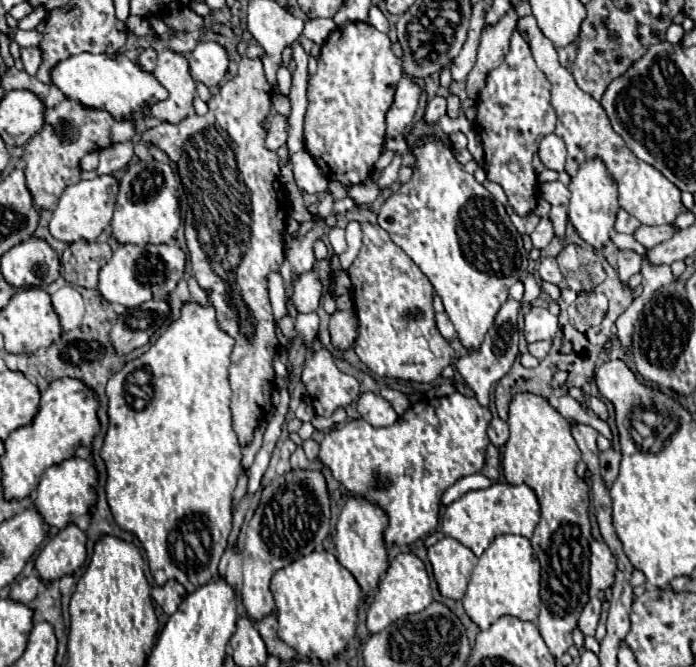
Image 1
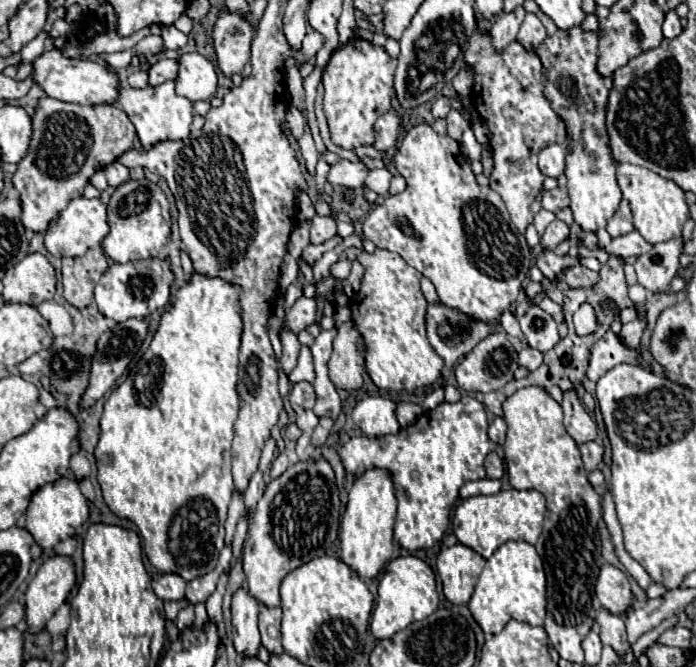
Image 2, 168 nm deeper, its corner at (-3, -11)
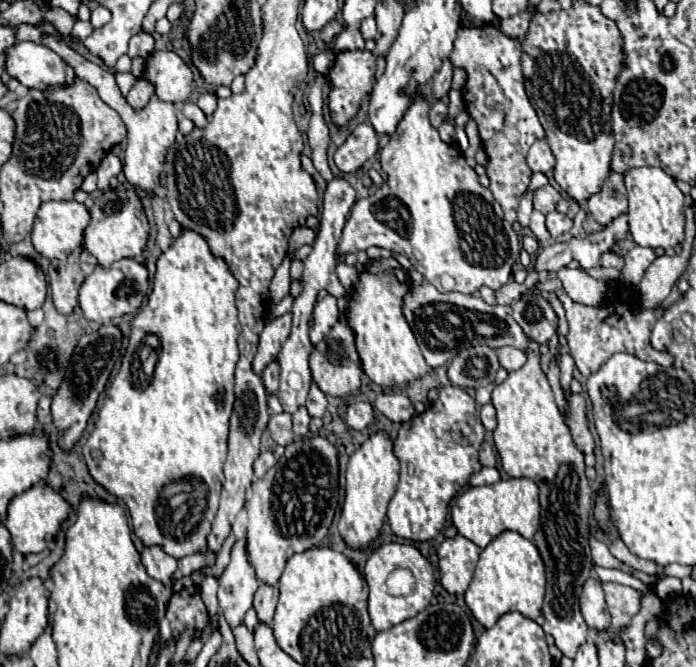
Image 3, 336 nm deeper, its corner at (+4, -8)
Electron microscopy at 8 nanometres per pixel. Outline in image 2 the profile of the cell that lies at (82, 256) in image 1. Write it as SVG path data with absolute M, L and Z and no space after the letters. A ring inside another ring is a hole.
M100 247L86 251L82 257L62 259L62 283L66 301L78 309L88 307L94 299L94 285L106 269L108 261Z

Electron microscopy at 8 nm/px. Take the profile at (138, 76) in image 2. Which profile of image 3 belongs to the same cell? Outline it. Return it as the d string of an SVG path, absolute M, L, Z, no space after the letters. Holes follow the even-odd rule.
M115 74L115 80L117 80L117 86L121 90L123 96L127 96L127 92L131 90L131 86L137 82L137 78L133 74Z

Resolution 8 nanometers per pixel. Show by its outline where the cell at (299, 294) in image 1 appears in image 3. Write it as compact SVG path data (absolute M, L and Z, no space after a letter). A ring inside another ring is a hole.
M283 314L265 326L265 330L259 336L259 350L253 360L253 370L257 376L261 376L267 364L277 360L277 354L283 342L287 340L289 332L291 332L291 314Z

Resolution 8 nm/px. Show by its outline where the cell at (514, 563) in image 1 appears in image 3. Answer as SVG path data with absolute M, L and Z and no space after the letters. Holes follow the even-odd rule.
M505 530L497 538L493 538L489 542L489 546L481 552L481 558L479 558L477 568L473 572L473 580L471 580L471 584L465 592L465 602L467 602L469 610L473 612L475 620L479 624L483 624L485 628L491 628L503 614L513 612L513 610L517 610L523 616L535 620L541 614L543 596L545 596L545 564L541 560L541 554L539 554L537 546L531 540L523 538L519 532Z

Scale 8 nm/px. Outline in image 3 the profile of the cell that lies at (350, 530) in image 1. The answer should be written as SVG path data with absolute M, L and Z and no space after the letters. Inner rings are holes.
M377 430L349 456L345 502L337 526L343 540L351 548L363 548L377 538L391 496L395 494L397 482L399 482L399 460L393 452L393 440L385 430Z

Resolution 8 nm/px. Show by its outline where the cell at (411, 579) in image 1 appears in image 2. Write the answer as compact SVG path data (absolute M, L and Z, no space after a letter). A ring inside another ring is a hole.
M398 557L392 559L378 585L378 601L372 613L370 631L376 639L392 637L394 633L406 629L414 621L424 621L430 617L438 607L438 593L436 593L436 577L428 563L418 557Z

